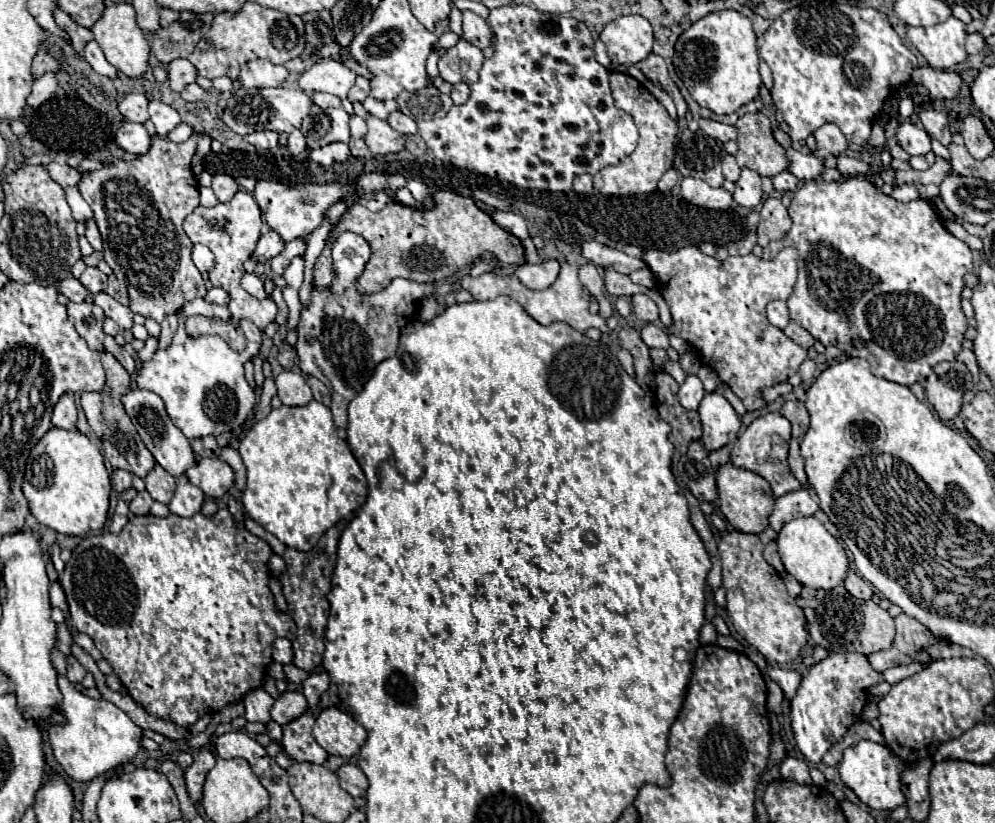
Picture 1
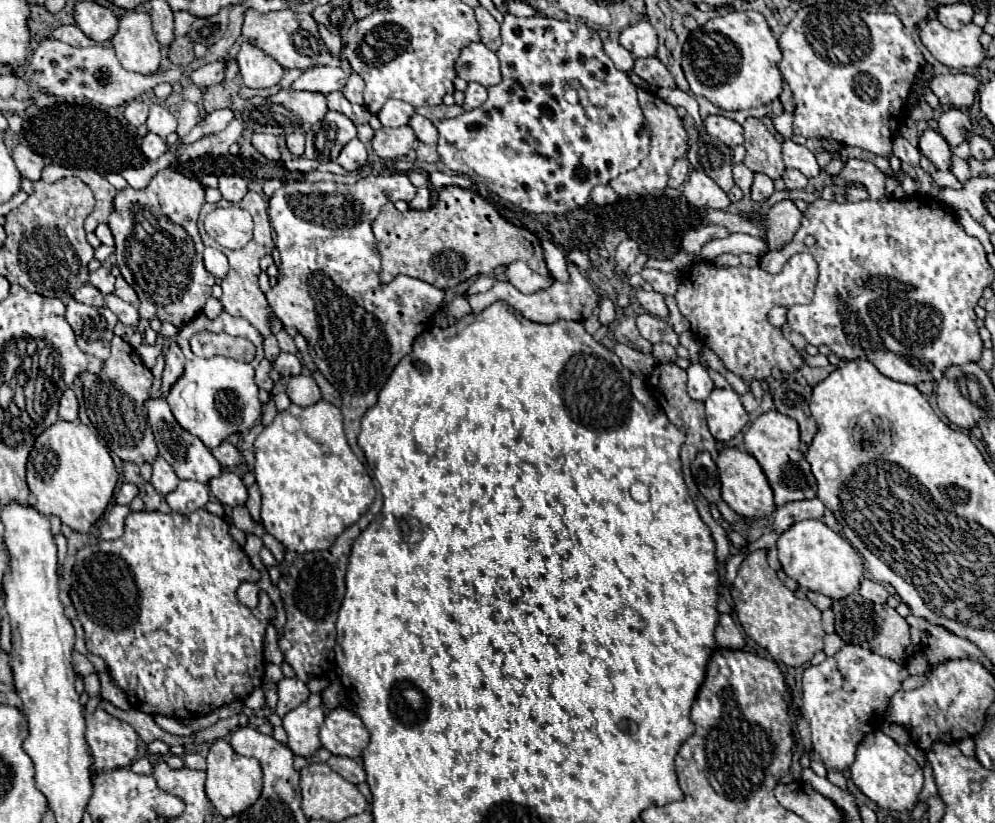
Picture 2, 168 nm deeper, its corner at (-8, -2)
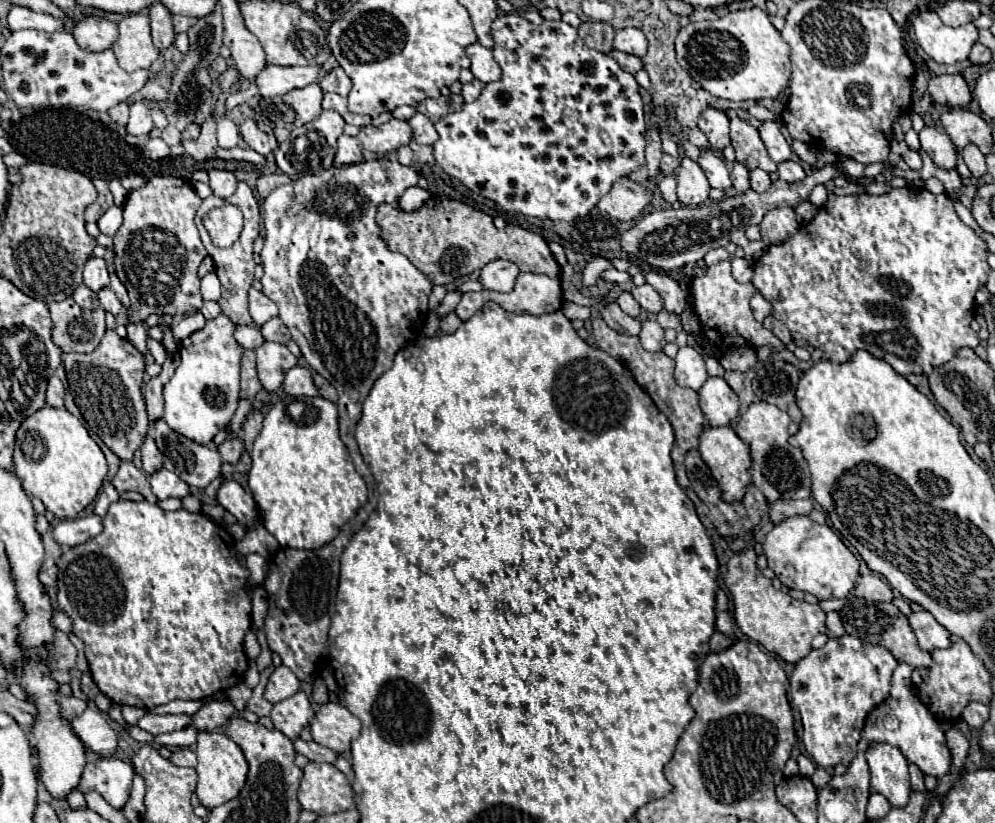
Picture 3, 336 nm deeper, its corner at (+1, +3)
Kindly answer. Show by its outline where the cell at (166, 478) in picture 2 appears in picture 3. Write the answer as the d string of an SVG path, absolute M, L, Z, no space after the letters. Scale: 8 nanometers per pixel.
M151 436L145 438L143 446L141 446L141 454L143 454L143 470L147 476L159 472L163 466L161 466L161 454L155 446L155 440Z

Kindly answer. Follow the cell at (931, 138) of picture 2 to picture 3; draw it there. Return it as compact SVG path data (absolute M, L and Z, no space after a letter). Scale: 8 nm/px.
M937 126L933 128L923 128L919 132L919 140L921 140L921 150L927 152L927 156L939 166L939 168L945 168L945 170L951 170L955 168L955 146L953 142L949 140L949 136L939 130Z

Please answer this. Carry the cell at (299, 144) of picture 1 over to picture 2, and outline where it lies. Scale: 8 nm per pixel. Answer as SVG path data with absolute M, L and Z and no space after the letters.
M292 133L286 137L286 143L288 143L288 149L294 153L294 155L302 155L305 150L305 135L301 133Z

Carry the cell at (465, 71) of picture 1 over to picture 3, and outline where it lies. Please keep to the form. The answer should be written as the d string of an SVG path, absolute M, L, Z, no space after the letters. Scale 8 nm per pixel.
M475 42L475 44L469 44L465 52L467 52L467 58L471 60L471 72L477 80L487 84L487 82L495 82L501 78L501 68L493 60L493 54L489 48Z

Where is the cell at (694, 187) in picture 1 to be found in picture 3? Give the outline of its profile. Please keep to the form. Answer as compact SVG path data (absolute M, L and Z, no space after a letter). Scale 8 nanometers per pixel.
M683 158L679 172L677 172L677 196L679 202L685 206L699 206L709 200L709 182L701 170L701 166L691 160Z

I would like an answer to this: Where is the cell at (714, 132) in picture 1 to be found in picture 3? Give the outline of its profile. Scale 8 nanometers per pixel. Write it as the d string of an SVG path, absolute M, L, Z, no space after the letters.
M715 108L703 110L701 116L699 116L699 128L701 128L701 132L707 136L711 148L723 150L725 146L731 144L729 118L727 118L725 112L715 110Z

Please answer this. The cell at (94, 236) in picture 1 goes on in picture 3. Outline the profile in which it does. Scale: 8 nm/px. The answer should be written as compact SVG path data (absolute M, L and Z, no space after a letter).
M113 206L109 208L99 220L97 220L97 226L101 230L101 234L107 234L107 236L115 236L115 232L119 230L123 218L121 218L121 208Z

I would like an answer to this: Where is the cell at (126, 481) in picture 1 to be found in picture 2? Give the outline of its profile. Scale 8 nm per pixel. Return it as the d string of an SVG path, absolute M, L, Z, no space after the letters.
M124 483L116 495L116 503L118 505L130 505L130 501L138 495L138 487L132 483Z

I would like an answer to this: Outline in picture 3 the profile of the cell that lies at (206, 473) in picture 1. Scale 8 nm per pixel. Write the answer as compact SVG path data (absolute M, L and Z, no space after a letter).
M223 480L221 482L221 486L217 490L217 502L227 512L231 512L237 518L237 522L241 522L247 528L251 528L253 522L259 520L255 500L235 480Z

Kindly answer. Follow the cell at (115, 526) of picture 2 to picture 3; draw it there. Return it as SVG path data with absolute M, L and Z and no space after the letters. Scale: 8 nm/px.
M89 514L85 518L63 520L53 528L53 538L61 546L77 546L87 542L89 538L97 536L103 530L103 516Z

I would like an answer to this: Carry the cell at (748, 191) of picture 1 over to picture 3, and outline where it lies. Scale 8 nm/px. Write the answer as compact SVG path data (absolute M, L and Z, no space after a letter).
M759 168L751 170L751 190L765 192L769 186L771 186L771 180L769 180L769 174L767 172L763 172Z

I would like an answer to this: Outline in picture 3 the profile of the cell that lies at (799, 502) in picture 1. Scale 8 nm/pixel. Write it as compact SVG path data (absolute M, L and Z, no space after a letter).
M805 498L805 500L777 500L771 504L769 510L769 518L773 524L783 522L785 518L797 516L797 514L809 514L813 510L813 500Z

